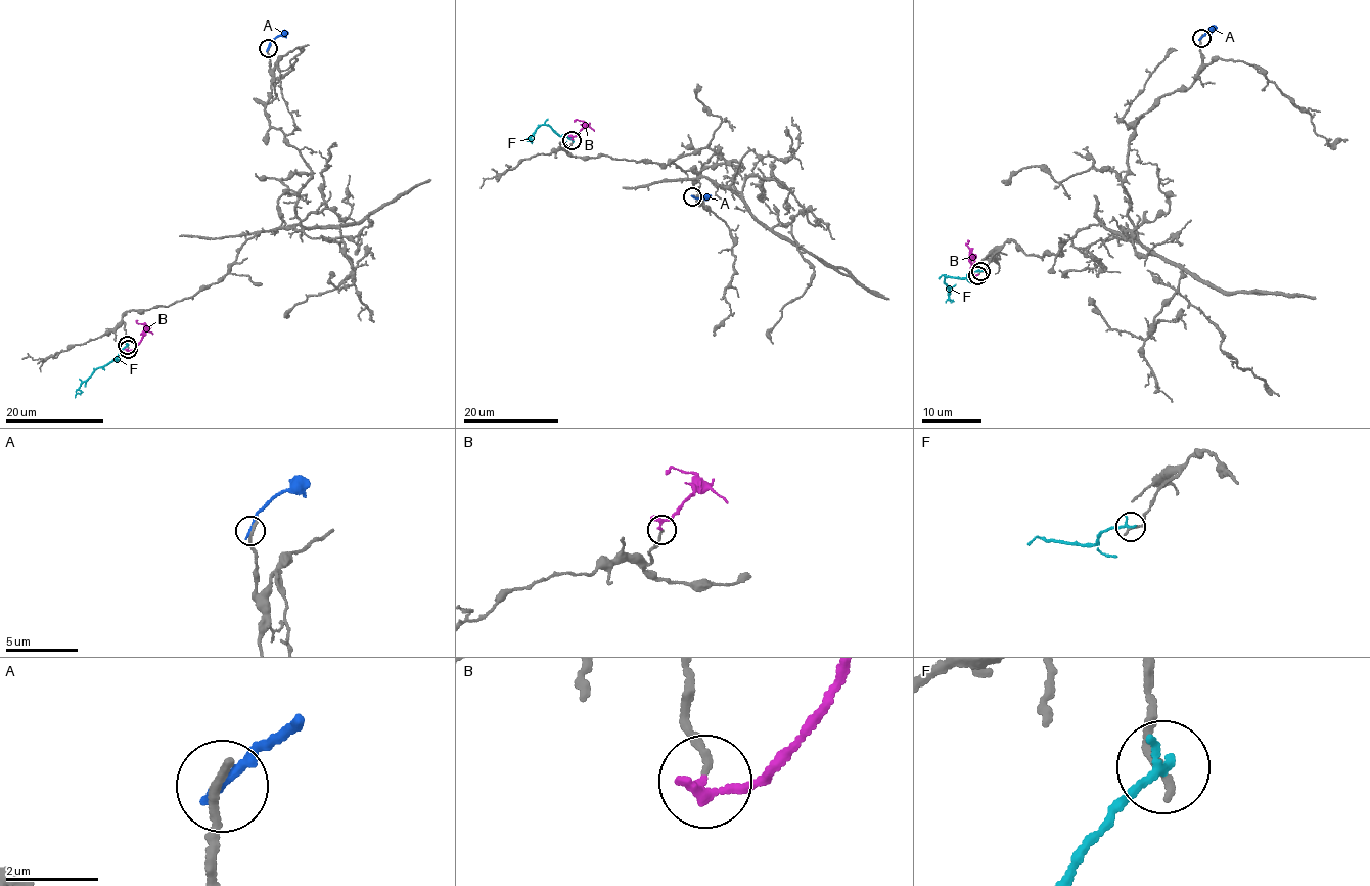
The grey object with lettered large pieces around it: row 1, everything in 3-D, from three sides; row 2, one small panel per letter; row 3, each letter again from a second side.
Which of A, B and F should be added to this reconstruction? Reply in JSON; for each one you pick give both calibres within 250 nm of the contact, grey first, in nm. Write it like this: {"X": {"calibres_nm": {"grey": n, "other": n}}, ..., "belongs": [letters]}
{"belongs": []}

